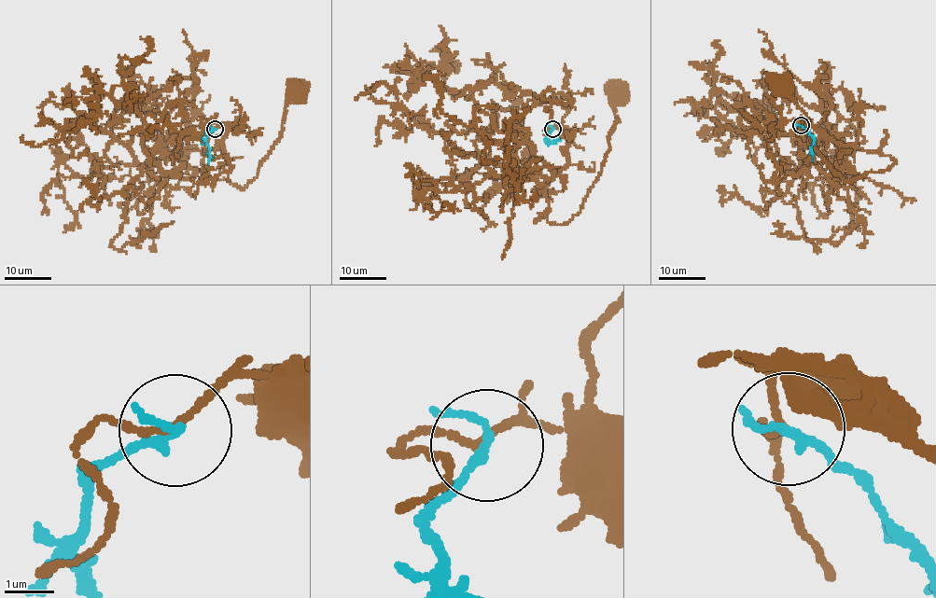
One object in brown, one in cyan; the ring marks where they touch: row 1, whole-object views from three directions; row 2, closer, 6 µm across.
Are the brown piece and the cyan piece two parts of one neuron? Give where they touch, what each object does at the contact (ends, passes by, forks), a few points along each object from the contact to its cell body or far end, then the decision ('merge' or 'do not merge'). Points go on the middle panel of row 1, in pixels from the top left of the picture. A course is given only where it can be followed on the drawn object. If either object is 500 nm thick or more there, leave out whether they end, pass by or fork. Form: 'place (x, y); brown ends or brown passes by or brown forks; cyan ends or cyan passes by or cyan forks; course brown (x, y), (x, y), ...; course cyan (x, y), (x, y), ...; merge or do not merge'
place (552, 129); brown passes by; cyan passes by; course brown (552, 129), (567, 139), (568, 159), (545, 187), (544, 216), (565, 224), (602, 169), (617, 120), (614, 94); course cyan (552, 129), (548, 135), (552, 143), (558, 141); do not merge

